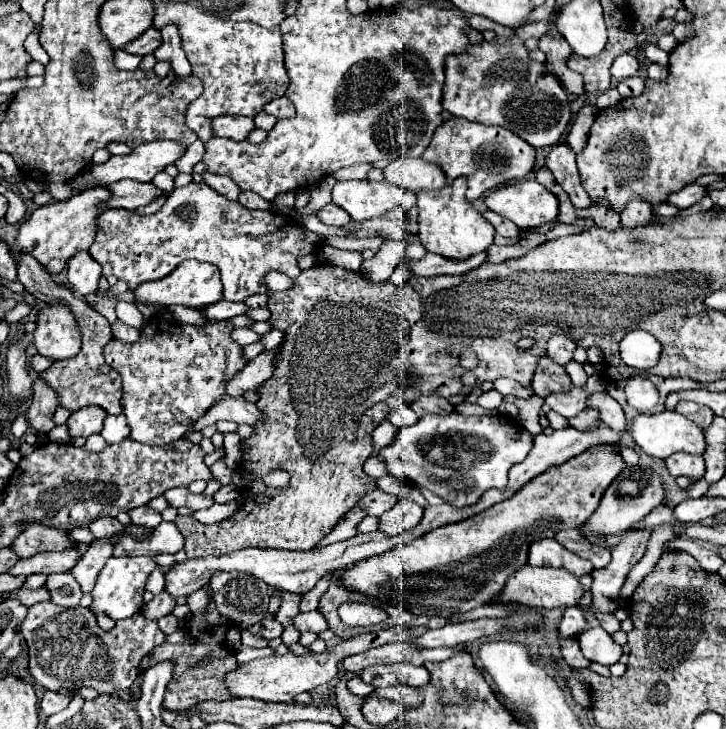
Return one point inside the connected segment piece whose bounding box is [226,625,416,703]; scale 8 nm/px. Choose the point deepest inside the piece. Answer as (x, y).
(279, 678)

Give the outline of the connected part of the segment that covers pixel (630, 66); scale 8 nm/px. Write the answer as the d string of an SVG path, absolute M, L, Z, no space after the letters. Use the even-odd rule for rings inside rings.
M624 53L624 55L620 55L620 57L614 59L614 63L612 63L612 77L616 81L622 81L626 77L634 77L638 73L638 69L640 69L638 59L632 57L632 55L628 55L628 53Z

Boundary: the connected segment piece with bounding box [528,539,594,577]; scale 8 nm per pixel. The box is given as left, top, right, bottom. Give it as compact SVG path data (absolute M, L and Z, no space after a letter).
M538 539L530 547L528 565L534 567L556 567L566 569L576 577L592 573L592 563L580 559L578 555L570 553L566 547L562 547L556 539Z

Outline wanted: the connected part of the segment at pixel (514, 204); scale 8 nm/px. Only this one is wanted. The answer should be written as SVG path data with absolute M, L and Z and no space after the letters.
M522 179L514 185L492 191L484 203L494 213L510 219L520 229L552 223L558 217L558 203L536 179Z

